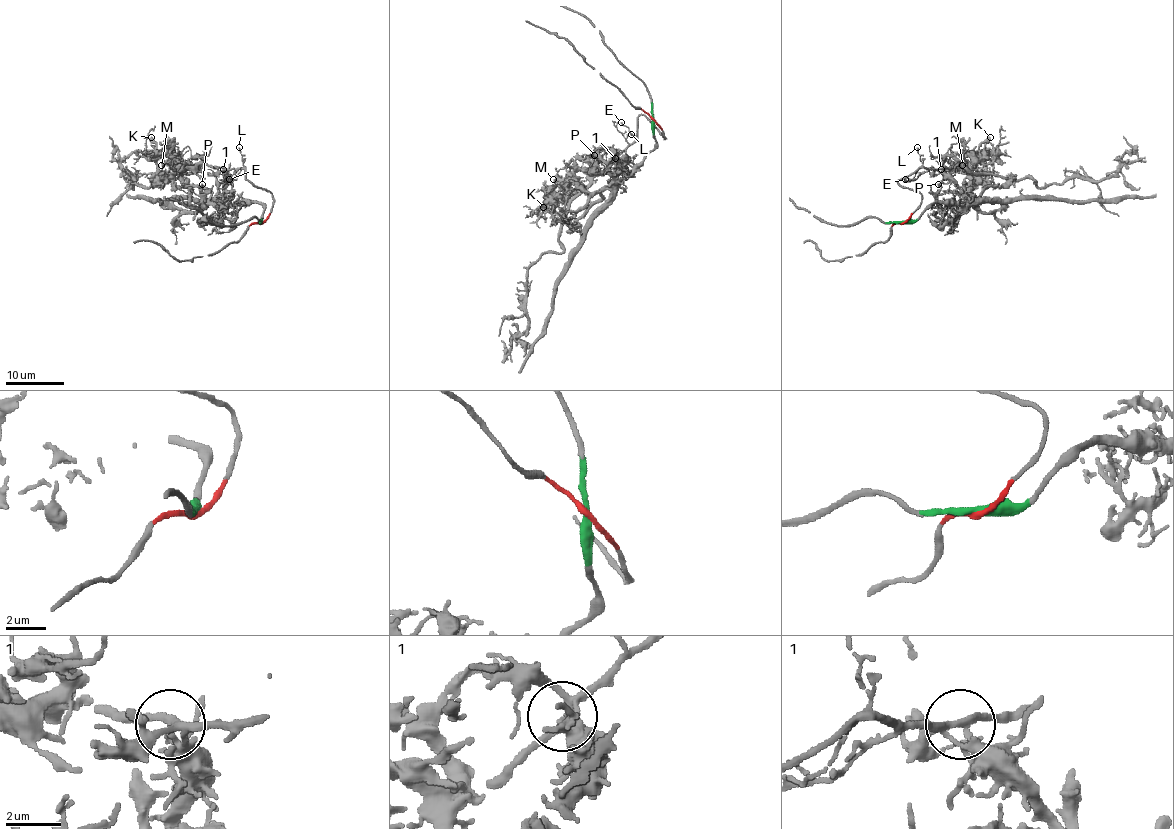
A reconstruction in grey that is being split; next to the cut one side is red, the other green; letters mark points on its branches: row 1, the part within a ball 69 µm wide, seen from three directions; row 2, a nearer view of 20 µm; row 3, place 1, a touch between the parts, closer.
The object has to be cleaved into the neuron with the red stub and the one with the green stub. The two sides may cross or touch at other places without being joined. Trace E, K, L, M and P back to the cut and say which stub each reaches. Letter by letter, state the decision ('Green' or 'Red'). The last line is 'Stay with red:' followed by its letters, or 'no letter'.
E: Red
K: Red
L: Red
M: Red
P: Green
Stay with red: E, K, L, M

